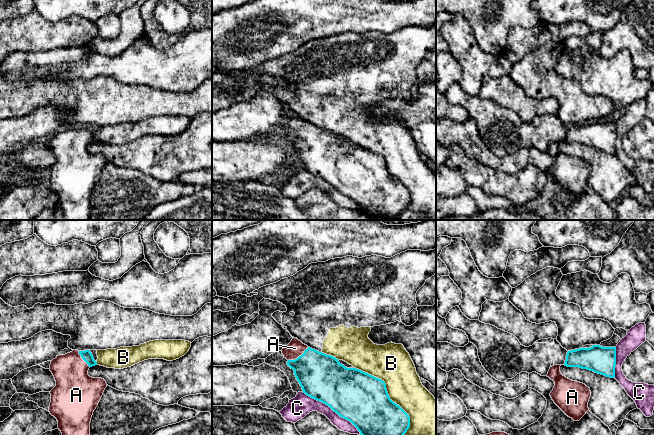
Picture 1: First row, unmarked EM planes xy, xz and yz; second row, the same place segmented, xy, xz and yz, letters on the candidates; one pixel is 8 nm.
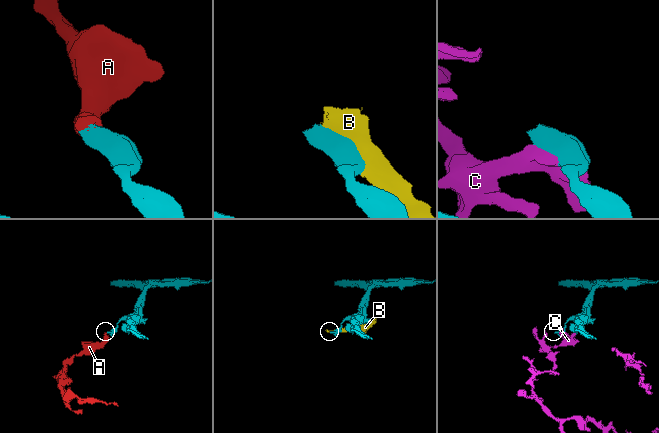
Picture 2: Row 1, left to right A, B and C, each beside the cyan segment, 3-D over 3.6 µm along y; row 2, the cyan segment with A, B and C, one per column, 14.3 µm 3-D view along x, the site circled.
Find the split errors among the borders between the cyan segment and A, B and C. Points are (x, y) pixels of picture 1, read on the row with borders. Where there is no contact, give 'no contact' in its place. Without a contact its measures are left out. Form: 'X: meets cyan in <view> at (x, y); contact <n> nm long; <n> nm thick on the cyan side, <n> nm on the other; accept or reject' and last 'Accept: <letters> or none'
A: meets cyan in xz at (299, 356); contact 200 nm long; 360 nm thick on the cyan side, 140 nm on the other; accept
B: meets cyan in xz at (387, 394); contact 700 nm long; 400 nm thick on the cyan side, 300 nm on the other; reject
C: meets cyan in xz at (332, 409); contact 600 nm long; 400 nm thick on the cyan side, 160 nm on the other; reject
Accept: A

